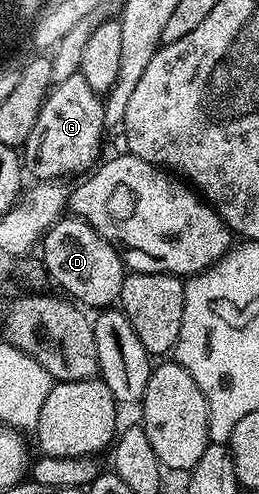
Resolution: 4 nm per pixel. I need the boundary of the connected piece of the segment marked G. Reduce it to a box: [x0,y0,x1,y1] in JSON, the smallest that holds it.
[23,72,105,181]

